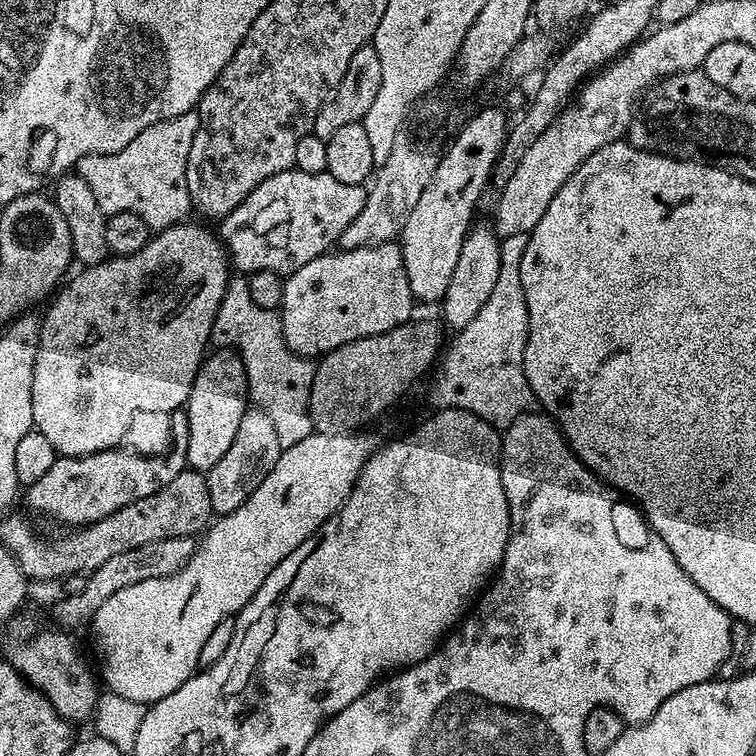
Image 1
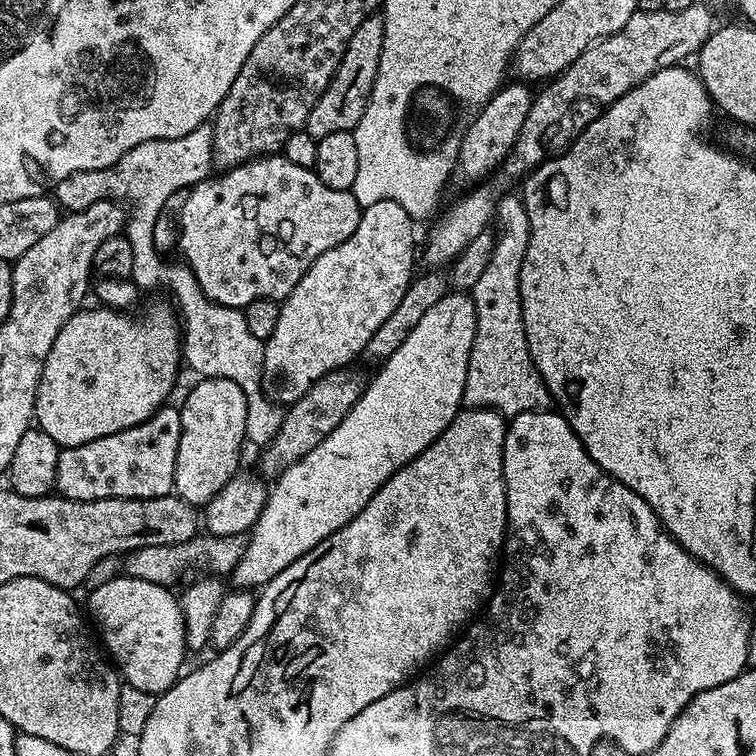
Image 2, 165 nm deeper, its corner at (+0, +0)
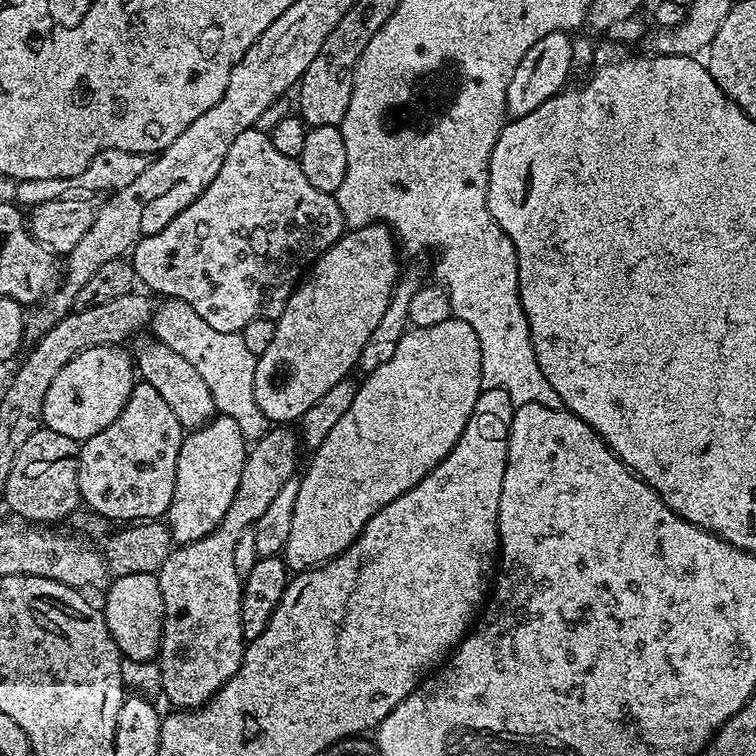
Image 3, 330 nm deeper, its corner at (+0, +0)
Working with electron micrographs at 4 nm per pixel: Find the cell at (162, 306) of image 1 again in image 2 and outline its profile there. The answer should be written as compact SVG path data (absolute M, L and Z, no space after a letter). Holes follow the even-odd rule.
M171 303L168 304L150 305L144 312L144 320L131 320L128 317L131 315L124 310L103 306L95 306L96 308L85 307L83 310L75 312L64 323L62 330L58 330L58 338L54 338L54 346L50 346L50 354L42 366L42 374L36 391L36 414L34 420L38 427L46 434L50 434L50 438L54 438L54 442L60 445L61 448L77 448L86 442L94 442L106 434L118 434L118 430L126 430L135 424L141 424L143 420L148 418L150 414L154 414L157 408L167 401L164 399L171 394L172 387L176 384L176 375L179 374L180 368L182 369L182 328L178 323L178 316L174 311L173 305Z

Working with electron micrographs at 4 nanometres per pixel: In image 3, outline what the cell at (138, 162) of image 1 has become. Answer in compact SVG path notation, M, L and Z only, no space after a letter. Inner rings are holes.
M165 299L164 309L157 311L154 316L154 335L182 354L202 378L206 378L206 386L210 394L214 394L216 411L221 416L229 416L238 422L238 430L242 430L245 441L261 440L268 433L270 422L262 410L258 410L258 402L254 399L254 370L256 356L250 353L243 342L241 333L214 330L210 322L198 318L198 314L190 304L181 300Z

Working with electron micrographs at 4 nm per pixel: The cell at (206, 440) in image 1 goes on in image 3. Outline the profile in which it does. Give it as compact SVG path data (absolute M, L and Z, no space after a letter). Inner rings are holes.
M217 414L201 428L193 428L185 435L178 450L174 498L166 517L177 545L206 538L206 534L213 532L222 518L226 518L226 510L230 510L238 481L242 479L242 466L248 457L248 449L242 430L238 430L238 422L229 416Z

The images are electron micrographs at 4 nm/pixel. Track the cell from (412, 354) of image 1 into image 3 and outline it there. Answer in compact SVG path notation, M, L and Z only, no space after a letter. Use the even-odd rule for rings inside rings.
M288 426L269 427L268 433L255 441L248 449L248 457L242 466L242 479L238 481L238 490L234 494L234 502L230 502L230 510L226 510L226 518L206 538L198 538L198 542L181 544L173 547L172 553L162 562L160 571L156 573L158 586L162 590L164 603L164 633L160 639L158 663L161 670L161 693L163 698L172 703L176 710L191 710L207 704L212 697L234 678L238 666L244 657L246 641L242 634L242 602L240 589L242 577L234 570L234 549L238 547L238 538L246 534L246 530L255 528L266 514L270 502L297 475L296 463L302 453L302 441L295 431Z

